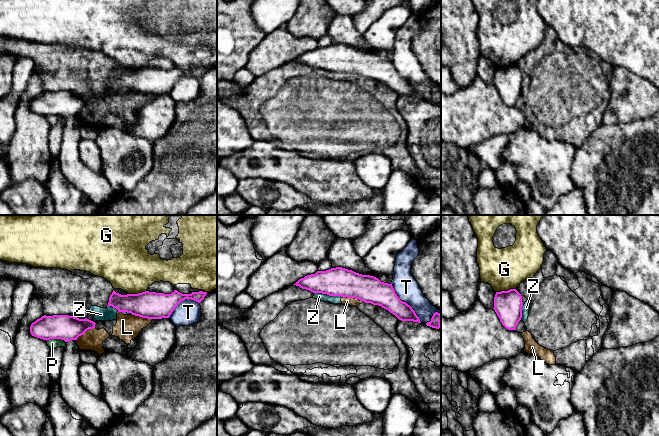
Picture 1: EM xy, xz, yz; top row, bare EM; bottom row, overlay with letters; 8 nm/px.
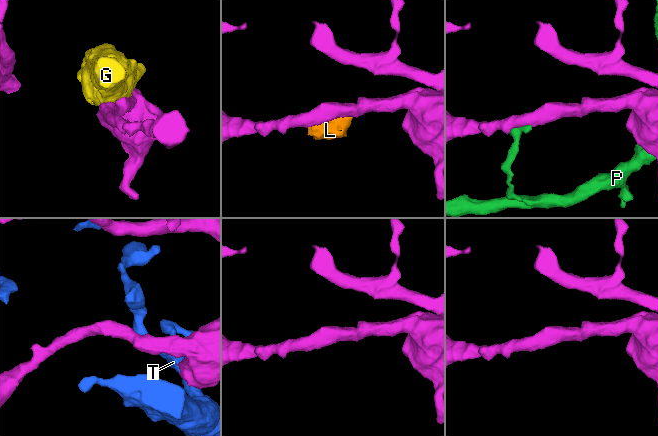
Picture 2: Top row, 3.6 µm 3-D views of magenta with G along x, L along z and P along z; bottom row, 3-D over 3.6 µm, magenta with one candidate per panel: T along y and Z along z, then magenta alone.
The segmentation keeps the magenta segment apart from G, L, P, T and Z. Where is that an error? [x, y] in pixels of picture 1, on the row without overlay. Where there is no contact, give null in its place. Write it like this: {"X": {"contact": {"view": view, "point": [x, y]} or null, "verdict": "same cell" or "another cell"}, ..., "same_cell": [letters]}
{"G": {"contact": {"view": "yz", "point": [505, 67]}, "verdict": "another cell"}, "L": {"contact": {"view": "xz", "point": [354, 73]}, "verdict": "another cell"}, "P": {"contact": {"view": "xy", "point": [56, 114]}, "verdict": "another cell"}, "T": {"contact": {"view": "xz", "point": [405, 78]}, "verdict": "another cell"}, "Z": {"contact": {"view": "xz", "point": [328, 70]}, "verdict": "another cell"}, "same_cell": []}

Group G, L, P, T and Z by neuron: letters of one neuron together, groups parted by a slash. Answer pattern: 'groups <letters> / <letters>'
groups G / L Z / P / T

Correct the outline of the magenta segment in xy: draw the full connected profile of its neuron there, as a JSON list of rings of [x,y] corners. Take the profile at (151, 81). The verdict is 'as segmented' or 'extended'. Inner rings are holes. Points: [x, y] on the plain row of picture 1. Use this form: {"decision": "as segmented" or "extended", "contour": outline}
{"decision": "as segmented", "contour": [[[114,66],[109,73],[108,82],[116,84],[118,88],[131,89],[147,95],[169,94],[175,83],[185,75],[200,79],[207,68],[199,67],[182,70],[174,66],[171,70],[145,67],[138,70],[121,71]]]}

